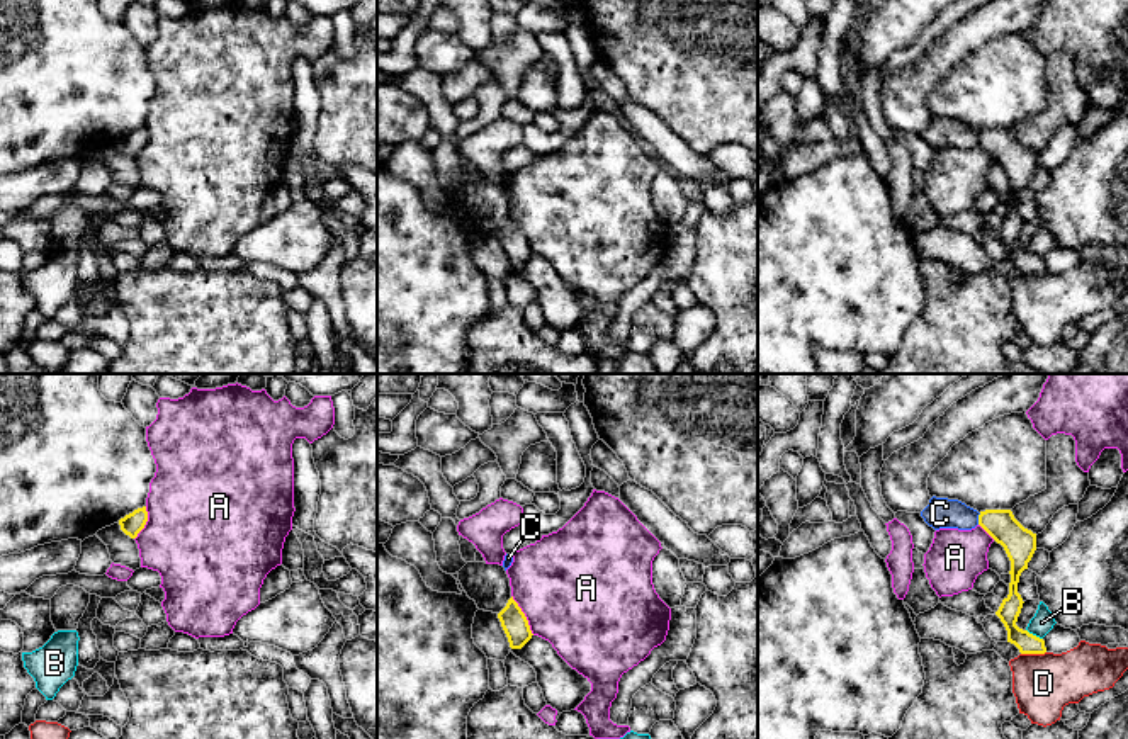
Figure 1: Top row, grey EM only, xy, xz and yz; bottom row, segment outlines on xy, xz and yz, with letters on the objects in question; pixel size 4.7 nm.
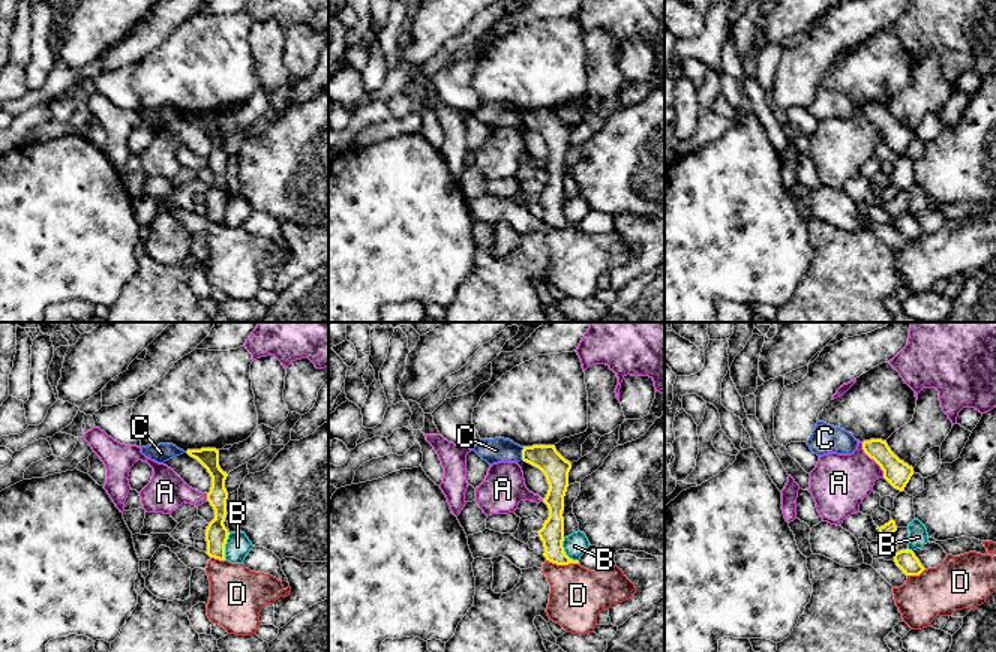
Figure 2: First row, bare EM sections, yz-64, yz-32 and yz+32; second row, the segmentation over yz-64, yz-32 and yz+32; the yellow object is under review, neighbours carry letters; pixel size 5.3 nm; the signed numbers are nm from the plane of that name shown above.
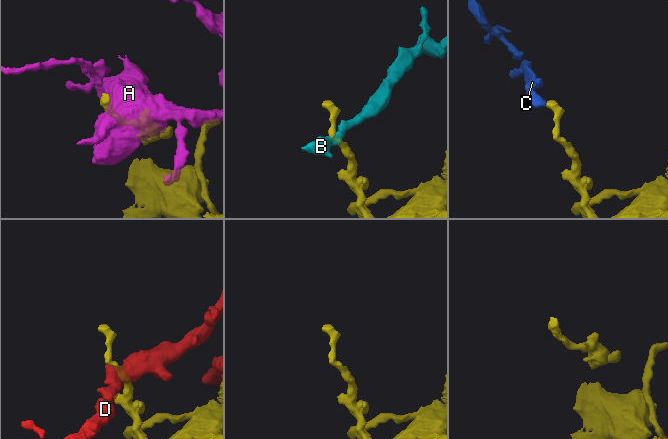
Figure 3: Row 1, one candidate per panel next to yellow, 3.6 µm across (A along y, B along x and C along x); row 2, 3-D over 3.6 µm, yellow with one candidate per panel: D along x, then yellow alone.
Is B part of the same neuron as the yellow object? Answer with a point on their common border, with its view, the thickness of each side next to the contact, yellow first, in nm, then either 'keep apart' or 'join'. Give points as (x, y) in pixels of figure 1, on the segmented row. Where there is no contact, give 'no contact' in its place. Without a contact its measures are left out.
contact yz (1035, 636); calibres 100 and 100 nm; keep apart

